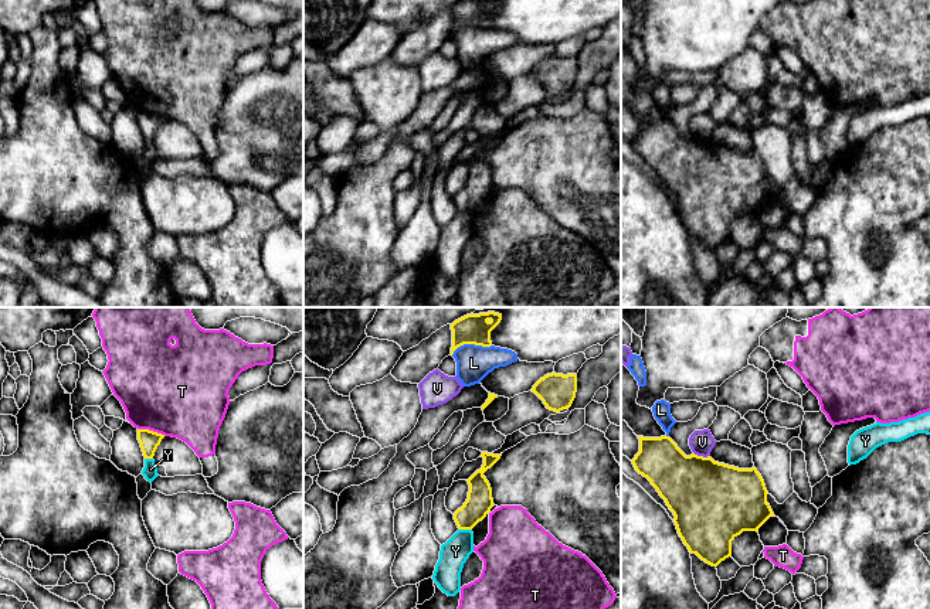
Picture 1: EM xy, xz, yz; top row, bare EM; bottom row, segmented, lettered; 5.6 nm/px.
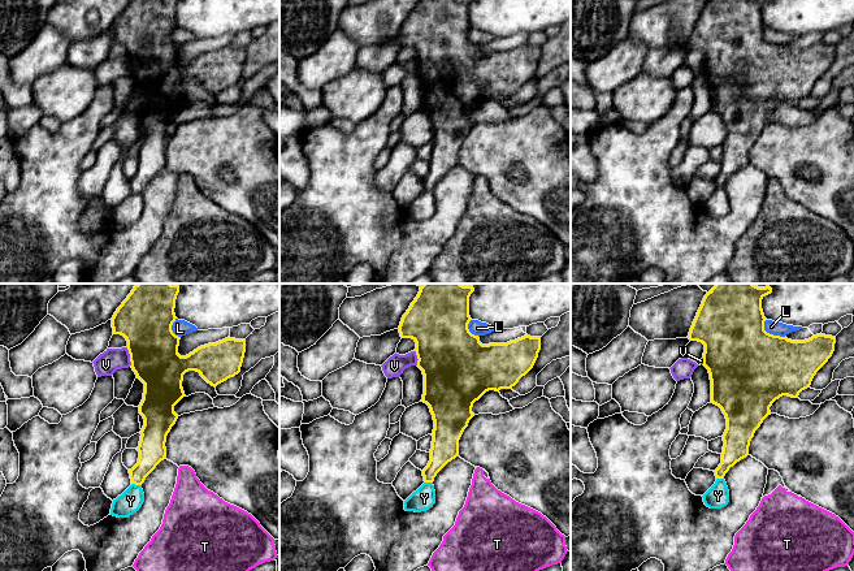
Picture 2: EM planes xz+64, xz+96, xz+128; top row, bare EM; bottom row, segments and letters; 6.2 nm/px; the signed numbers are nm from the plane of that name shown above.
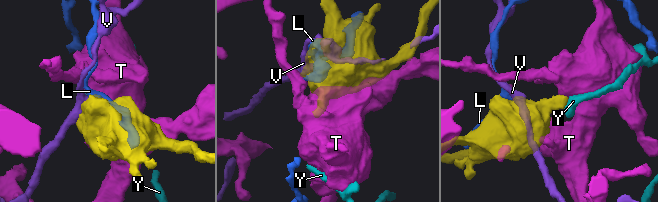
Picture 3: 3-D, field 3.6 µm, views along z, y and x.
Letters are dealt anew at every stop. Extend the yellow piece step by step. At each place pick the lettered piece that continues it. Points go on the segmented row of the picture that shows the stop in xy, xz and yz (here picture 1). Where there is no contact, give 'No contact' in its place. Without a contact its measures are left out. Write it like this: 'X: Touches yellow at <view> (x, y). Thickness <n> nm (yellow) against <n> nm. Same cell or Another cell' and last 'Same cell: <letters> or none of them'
L: Touches yellow at xz (471, 343). Thickness 180 nm (yellow) against 200 nm. Another cell
T: Touches yellow at xy (152, 431). Thickness 120 nm (yellow) against 500 nm. Another cell
V: Touches yellow at yz (702, 456). Thickness 440 nm (yellow) against 140 nm. Another cell
Y: Touches yellow at xz (465, 528). Thickness 150 nm (yellow) against 160 nm. Another cell
Same cell: none of them

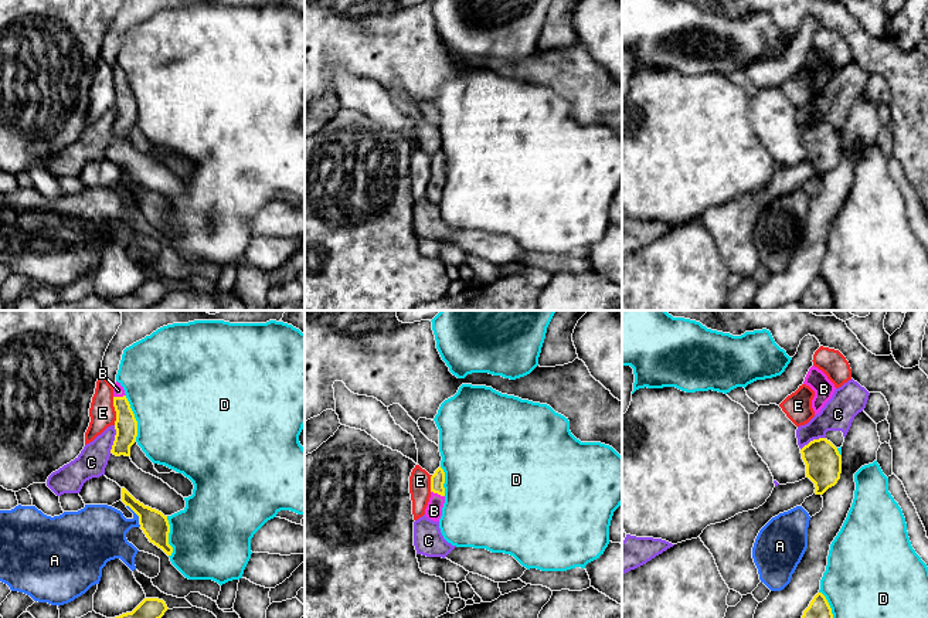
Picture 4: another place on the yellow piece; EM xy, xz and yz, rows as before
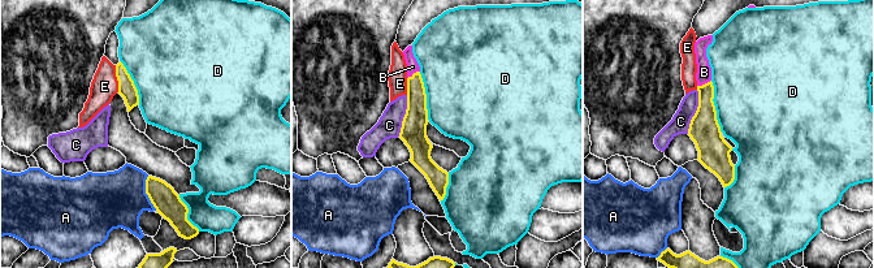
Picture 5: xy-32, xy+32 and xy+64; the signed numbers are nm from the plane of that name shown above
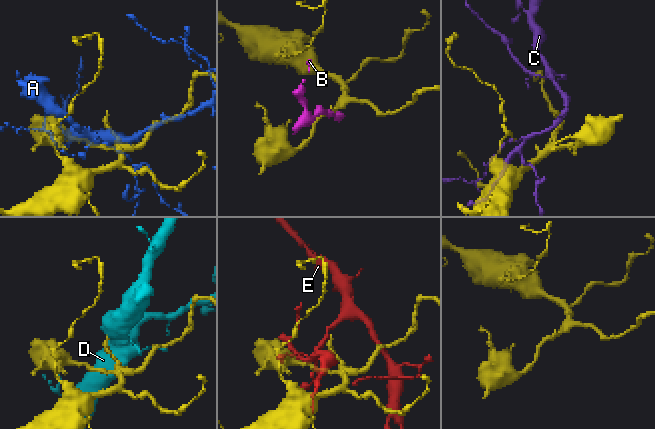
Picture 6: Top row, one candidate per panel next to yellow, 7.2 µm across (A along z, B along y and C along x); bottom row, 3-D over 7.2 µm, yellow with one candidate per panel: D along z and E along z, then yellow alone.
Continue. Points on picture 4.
A: Touches yellow at xy (138, 515). Thickness 160 nm (yellow) against 320 nm. Another cell
B: Touches yellow at xz (438, 493). Thickness 80 nm (yellow) against 100 nm. Same cell
C: Touches yellow at xy (115, 440). Thickness 130 nm (yellow) against 170 nm. Another cell
D: Touches yellow at xy (135, 418). Thickness 130 nm (yellow) against 500 nm. Another cell
E: Touches yellow at xy (115, 410). Thickness 130 nm (yellow) against 150 nm. Another cell
Same cell: B

